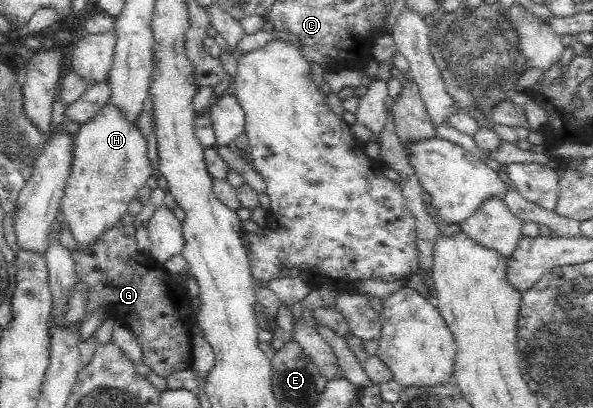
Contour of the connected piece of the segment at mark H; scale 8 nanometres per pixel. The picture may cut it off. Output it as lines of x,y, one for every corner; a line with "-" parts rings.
110,97
96,117
81,126
72,139
72,165
60,211
78,247
87,249
105,229
111,228
128,212
129,203
136,199
135,195
142,187
147,187
147,180
152,174
146,136
136,123
123,116

